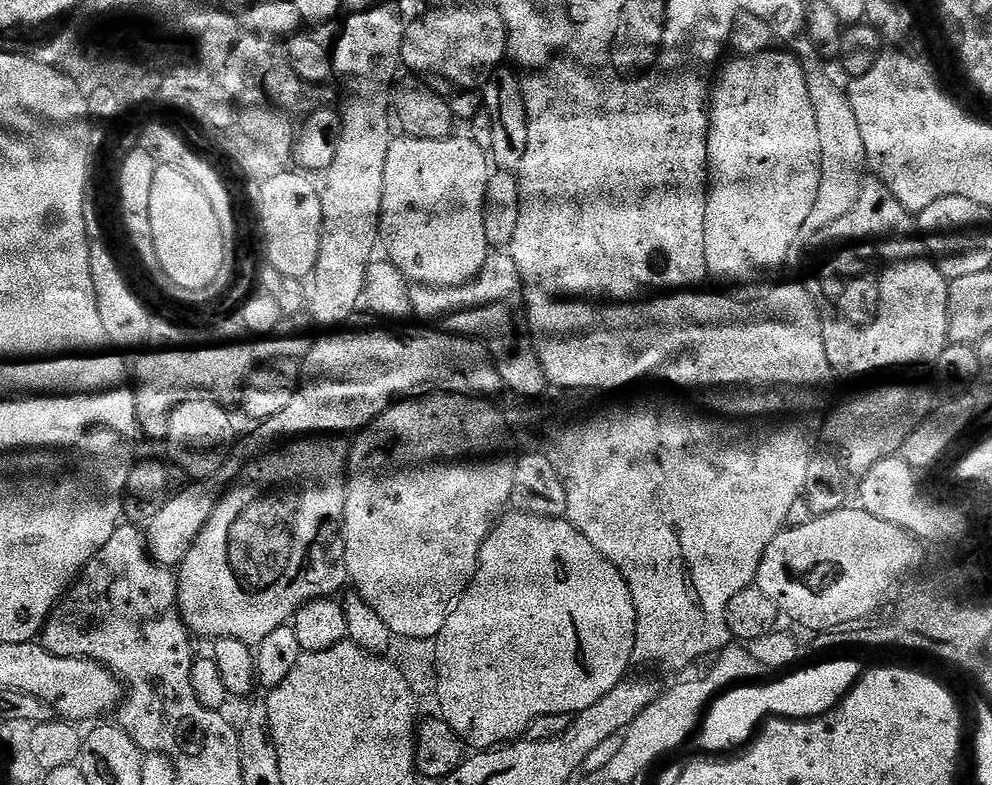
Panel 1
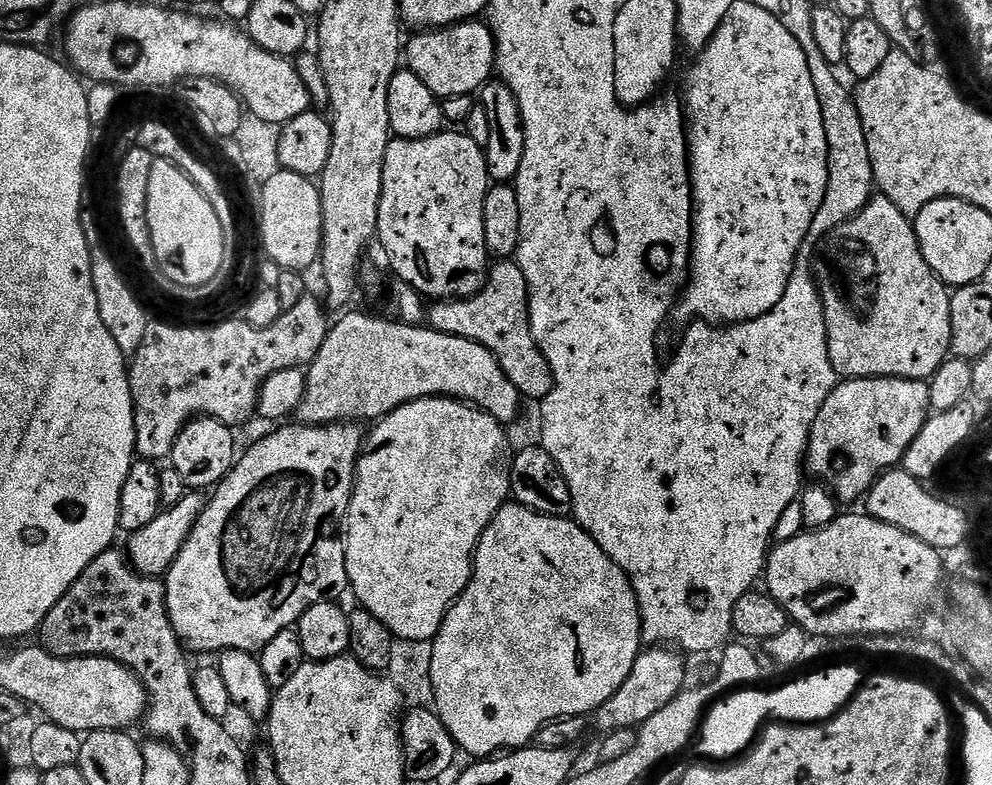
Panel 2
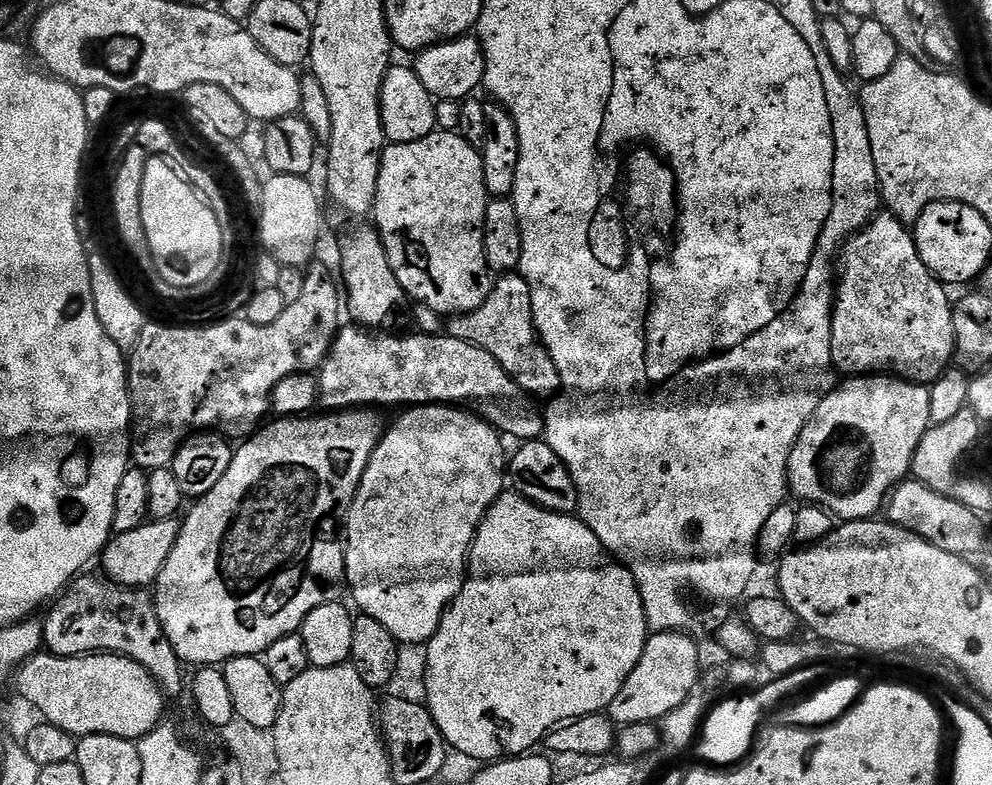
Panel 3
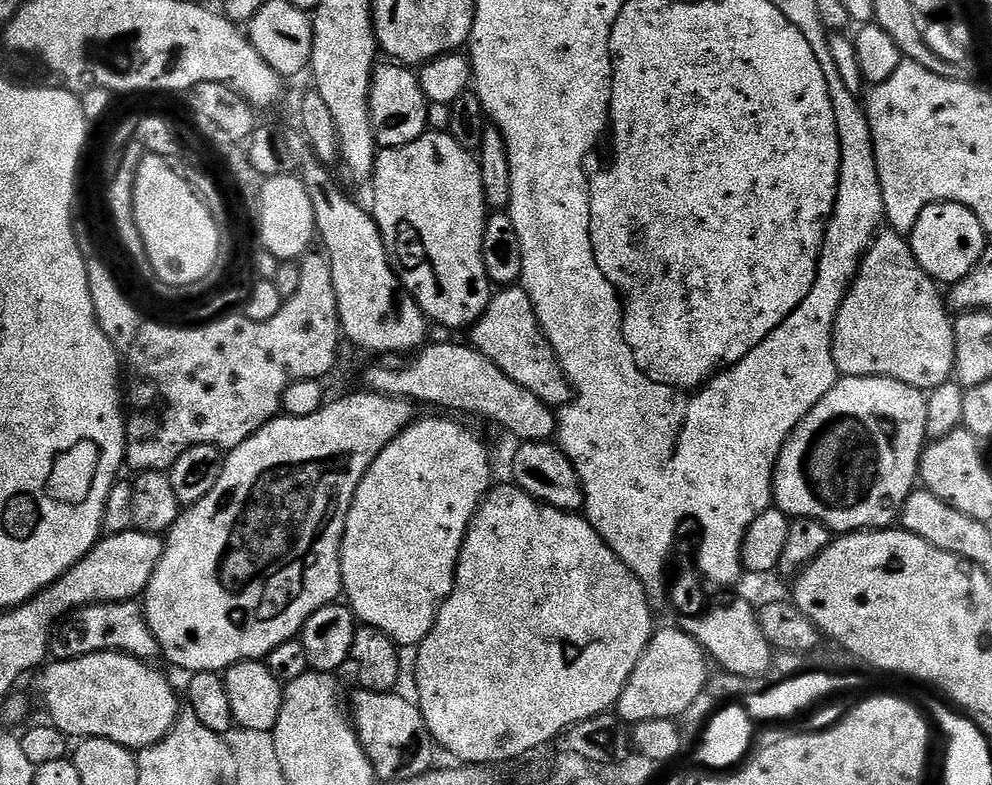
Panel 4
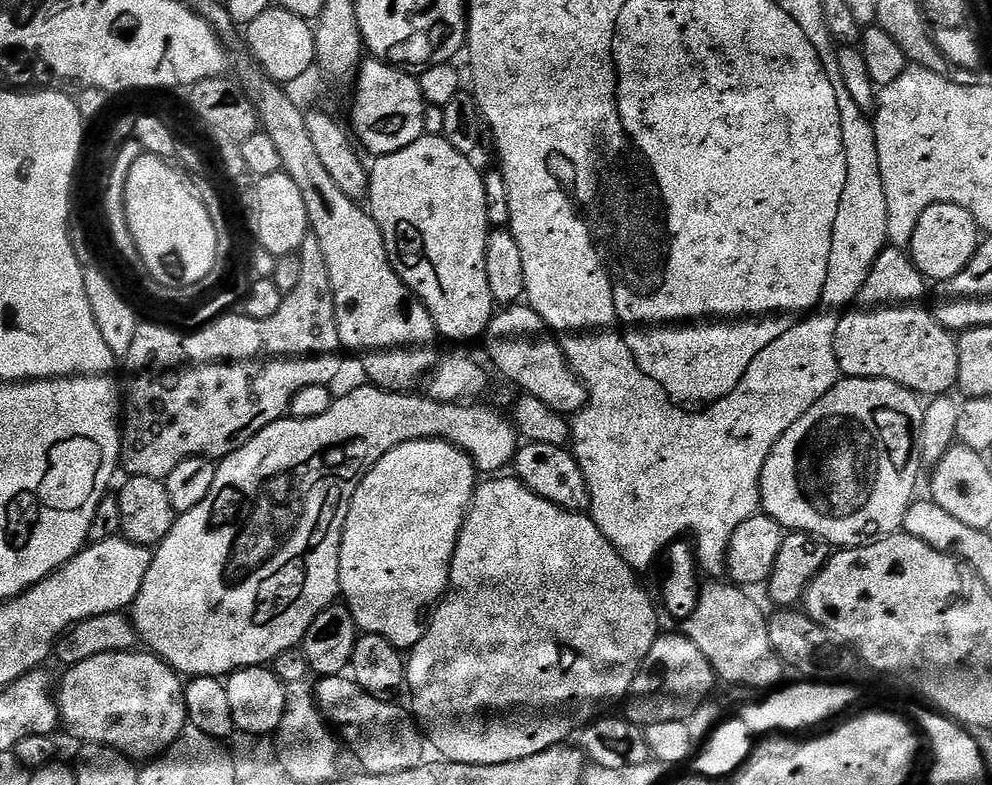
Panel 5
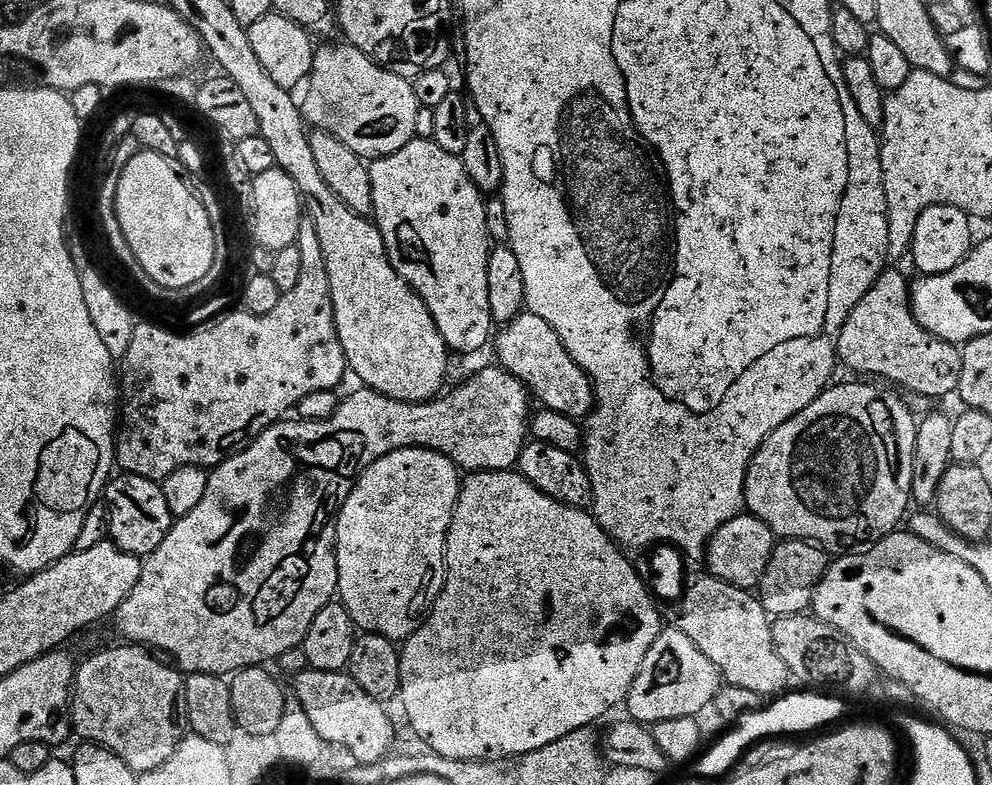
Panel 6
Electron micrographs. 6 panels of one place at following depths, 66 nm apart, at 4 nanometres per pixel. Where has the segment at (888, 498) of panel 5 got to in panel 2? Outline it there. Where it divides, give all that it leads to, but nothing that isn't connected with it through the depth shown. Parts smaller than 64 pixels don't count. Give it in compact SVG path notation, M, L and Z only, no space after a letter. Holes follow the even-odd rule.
M897 376L845 379L832 389L830 398L818 410L818 418L814 418L806 453L807 475L831 490L837 501L863 501L876 479L903 461L910 442L918 438L918 430L922 430L929 415L930 390L923 380L899 380Z

